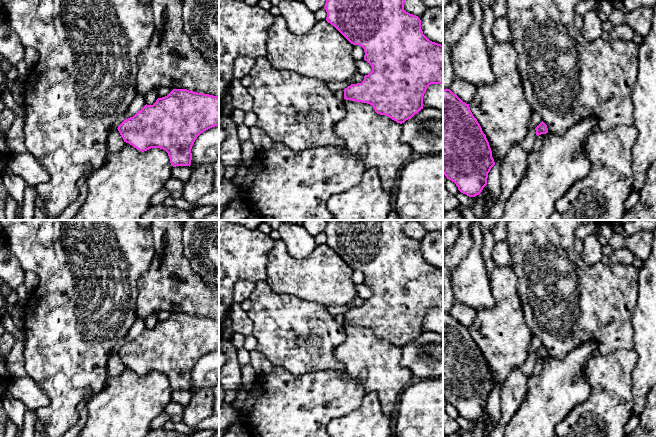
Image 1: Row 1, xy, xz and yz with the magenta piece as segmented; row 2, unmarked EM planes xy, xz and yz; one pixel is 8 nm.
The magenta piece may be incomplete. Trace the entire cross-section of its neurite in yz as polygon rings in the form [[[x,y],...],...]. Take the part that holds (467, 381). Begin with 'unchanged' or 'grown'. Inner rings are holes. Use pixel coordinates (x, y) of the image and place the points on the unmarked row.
unchanged; [[[443,313],[443,398],[469,421],[479,419],[495,389],[486,359],[469,328]]]

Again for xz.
unchanged; [[[326,220],[327,224],[324,233],[327,236],[326,245],[333,249],[351,268],[359,269],[364,273],[364,284],[372,290],[372,295],[364,300],[361,307],[351,308],[344,315],[344,323],[356,326],[368,327],[373,330],[375,336],[385,339],[396,345],[404,347],[423,333],[423,320],[431,308],[443,309],[443,269],[430,265],[421,253],[421,244],[418,240],[404,234],[404,227],[409,220]]]

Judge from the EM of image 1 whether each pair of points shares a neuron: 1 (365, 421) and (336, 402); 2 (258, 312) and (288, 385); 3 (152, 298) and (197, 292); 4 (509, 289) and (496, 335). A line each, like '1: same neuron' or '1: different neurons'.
1: different neurons
2: different neurons
3: same neuron
4: same neuron

